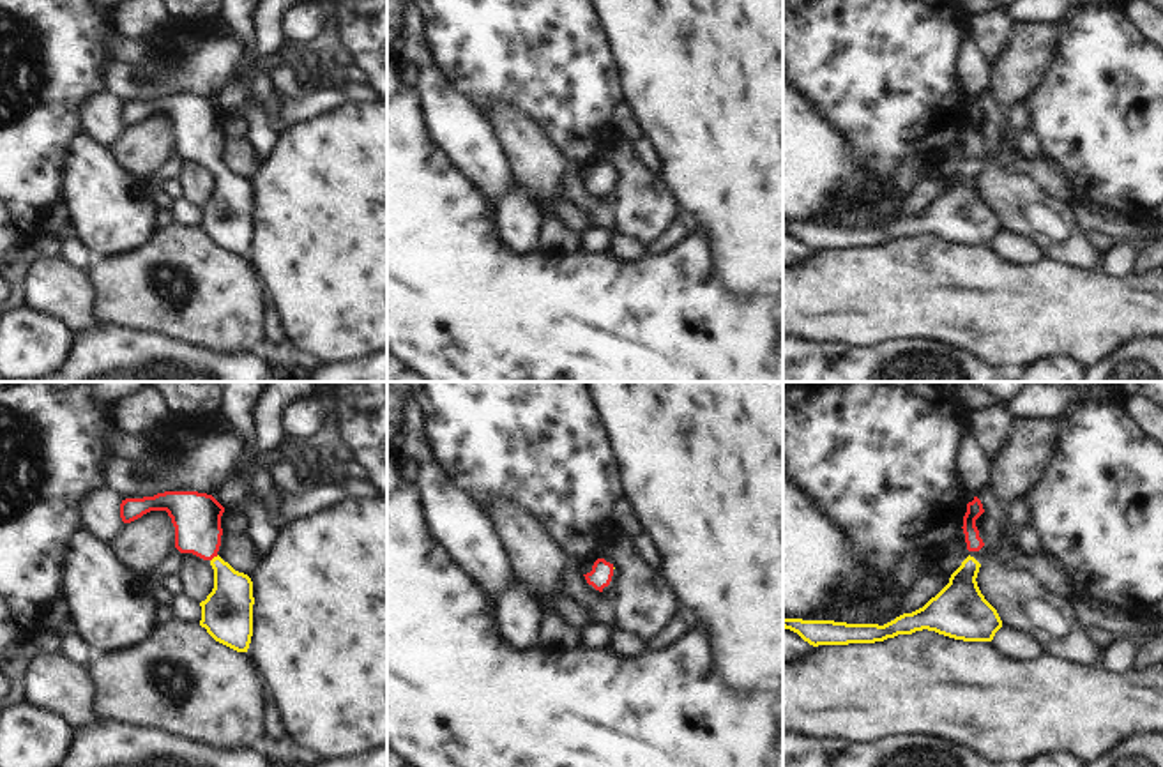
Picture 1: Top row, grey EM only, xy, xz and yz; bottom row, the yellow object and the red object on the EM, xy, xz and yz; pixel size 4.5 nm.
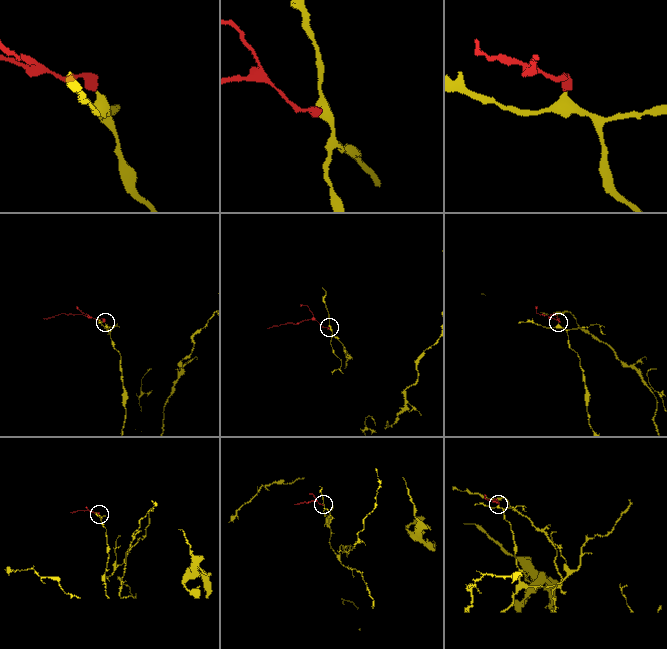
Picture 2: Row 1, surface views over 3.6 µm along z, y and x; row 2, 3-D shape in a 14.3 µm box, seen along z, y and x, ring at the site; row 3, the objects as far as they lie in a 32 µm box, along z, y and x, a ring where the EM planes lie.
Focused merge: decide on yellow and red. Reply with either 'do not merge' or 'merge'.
merge

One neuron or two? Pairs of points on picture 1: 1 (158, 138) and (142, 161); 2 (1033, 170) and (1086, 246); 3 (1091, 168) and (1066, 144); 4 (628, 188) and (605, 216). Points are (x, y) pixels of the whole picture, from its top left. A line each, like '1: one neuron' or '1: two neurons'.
1: one neuron
2: two neurons
3: one neuron
4: two neurons

